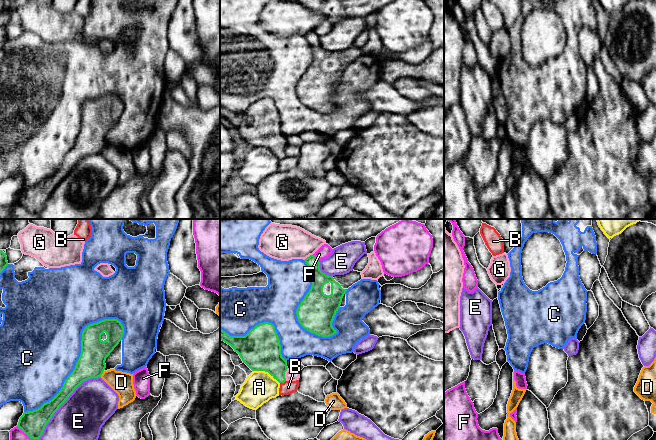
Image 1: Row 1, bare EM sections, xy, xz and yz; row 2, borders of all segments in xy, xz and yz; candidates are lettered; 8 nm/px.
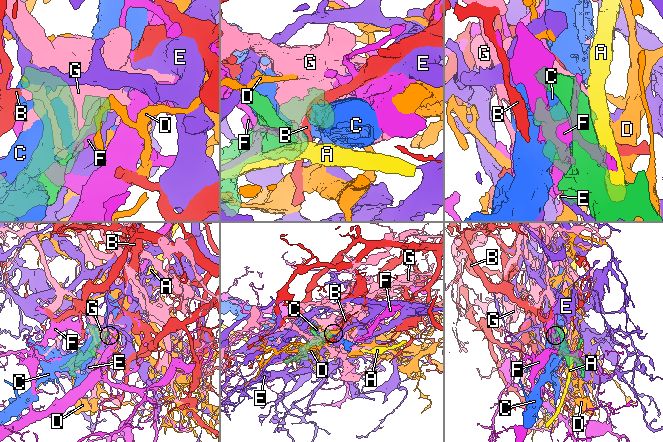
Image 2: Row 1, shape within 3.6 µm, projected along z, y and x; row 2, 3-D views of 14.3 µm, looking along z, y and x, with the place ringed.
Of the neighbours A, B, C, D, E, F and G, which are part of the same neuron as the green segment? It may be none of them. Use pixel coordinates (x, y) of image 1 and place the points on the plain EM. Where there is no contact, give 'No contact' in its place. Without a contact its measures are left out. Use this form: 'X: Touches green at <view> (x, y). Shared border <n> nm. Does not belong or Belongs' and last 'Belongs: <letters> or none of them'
A: Touches green at xz (266, 147). Shared border 240 nm. Does not belong
B: Touches green at xz (282, 158). Shared border 50 nm. Does not belong
C: Touches green at xy (78, 135). Shared border 1050 nm. Belongs
D: Touches green at xy (102, 149). Shared border 60 nm. Does not belong
E: Touches green at xy (64, 177). Shared border 700 nm. Does not belong
F: Touches green at xz (315, 33). Shared border 70 nm. Does not belong
G: Touches green at xz (284, 150). Shared border 110 nm. Does not belong
Belongs: C

